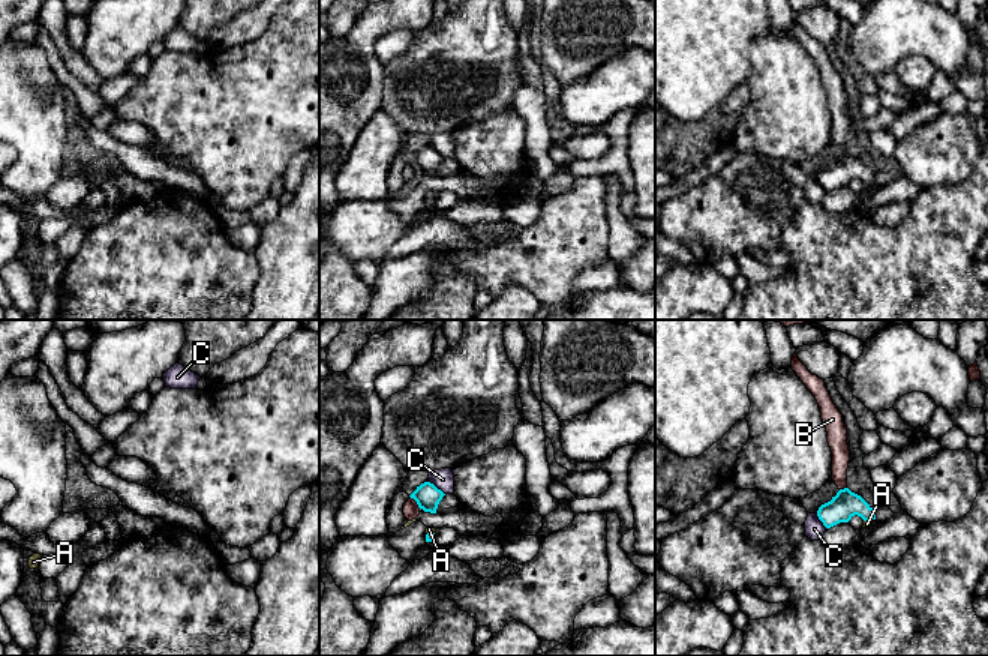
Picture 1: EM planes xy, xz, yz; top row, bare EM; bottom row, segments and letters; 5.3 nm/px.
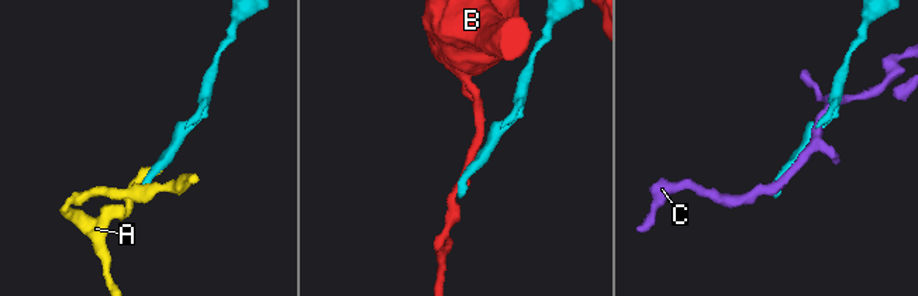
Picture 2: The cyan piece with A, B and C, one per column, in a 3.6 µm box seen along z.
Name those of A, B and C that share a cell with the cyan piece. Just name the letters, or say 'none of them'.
A

